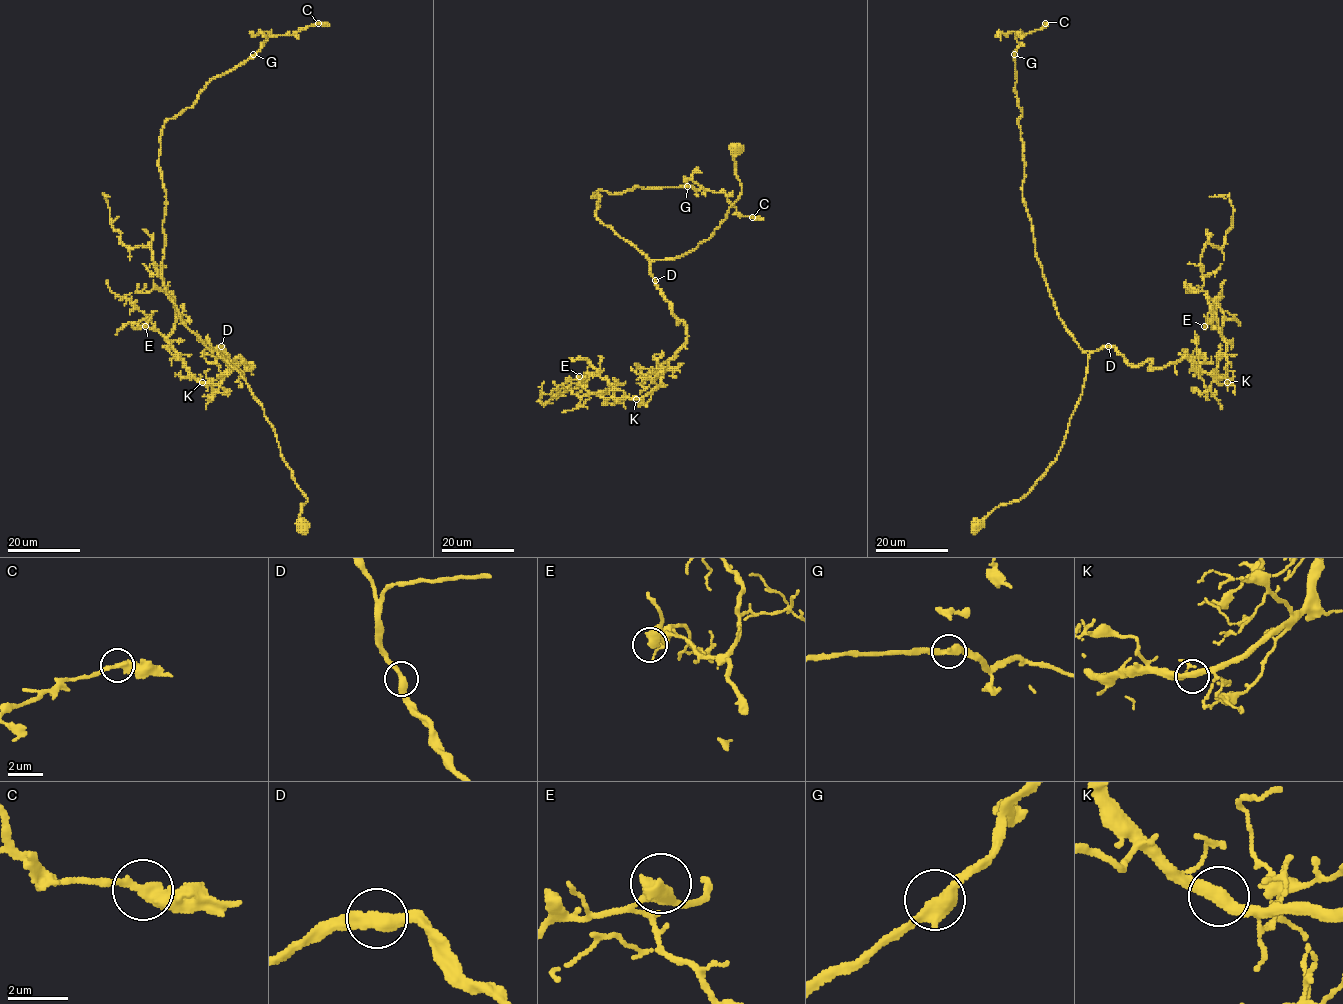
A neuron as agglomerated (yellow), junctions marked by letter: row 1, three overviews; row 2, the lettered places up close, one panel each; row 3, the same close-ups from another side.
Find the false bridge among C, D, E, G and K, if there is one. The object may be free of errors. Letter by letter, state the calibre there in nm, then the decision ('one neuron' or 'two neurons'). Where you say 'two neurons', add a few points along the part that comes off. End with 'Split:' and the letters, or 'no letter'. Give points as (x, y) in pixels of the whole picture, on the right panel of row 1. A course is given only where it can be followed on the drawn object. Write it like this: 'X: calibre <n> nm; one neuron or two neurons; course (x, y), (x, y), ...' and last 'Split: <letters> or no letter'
C: calibre 360 nm; one neuron
D: calibre 400 nm; one neuron
E: calibre 440 nm; one neuron
G: calibre 400 nm; one neuron
K: calibre 380 nm; one neuron
Split: no letter

